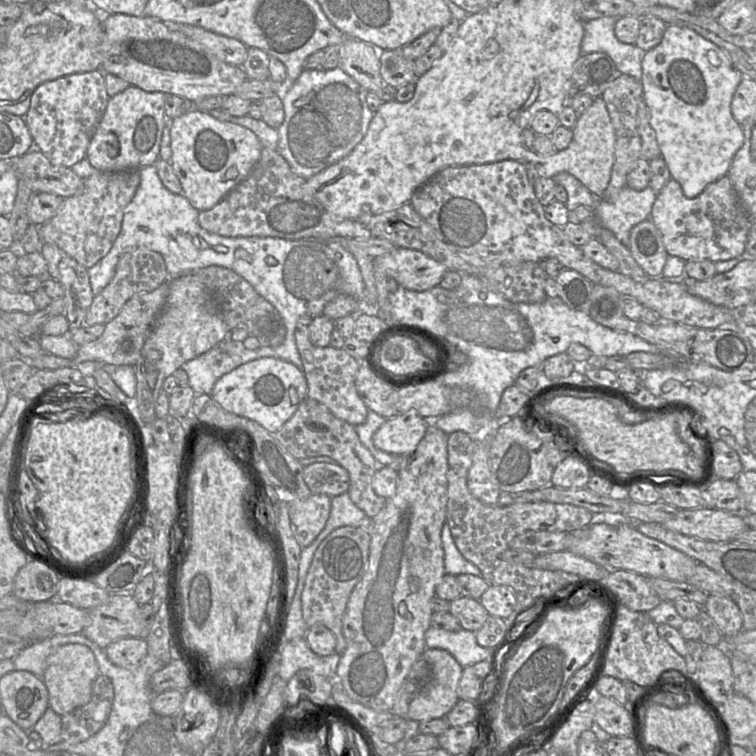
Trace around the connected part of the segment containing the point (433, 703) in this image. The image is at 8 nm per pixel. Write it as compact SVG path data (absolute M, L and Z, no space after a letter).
M426 648L422 658L430 666L429 682L411 700L407 718L418 723L443 718L459 701L462 666L446 650Z

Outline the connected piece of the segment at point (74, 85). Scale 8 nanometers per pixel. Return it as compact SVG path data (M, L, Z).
M102 70L74 73L40 84L32 94L30 108L24 117L37 150L56 165L71 168L80 162L86 157L109 98Z

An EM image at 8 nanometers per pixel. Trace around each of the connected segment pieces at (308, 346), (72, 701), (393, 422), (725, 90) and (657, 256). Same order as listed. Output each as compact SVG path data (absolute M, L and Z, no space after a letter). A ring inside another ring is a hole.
M303 315L299 318L294 337L303 364L303 373L307 381L307 398L314 399L326 406L337 418L357 426L366 420L368 409L359 397L355 380L360 361L350 356L343 348L328 346L315 347L309 340L309 325L314 317Z
M78 643L58 647L47 658L47 668L42 676L48 690L49 707L63 716L86 705L91 700L93 684L99 674L96 658L89 647Z
M398 413L374 433L373 444L383 452L406 456L416 449L427 428L426 420L418 413Z
M667 25L661 42L643 56L641 85L650 124L671 178L680 184L686 198L697 197L710 183L727 175L735 154L744 144L742 126L731 111L733 95L743 77L719 46L696 31L678 25Z
M650 218L631 229L629 250L650 278L662 275L668 254L661 233Z

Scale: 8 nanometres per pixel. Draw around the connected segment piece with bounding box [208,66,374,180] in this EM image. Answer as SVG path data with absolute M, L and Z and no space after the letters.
M339 66L331 70L304 69L284 95L284 121L277 129L268 126L262 119L256 120L248 115L235 117L222 109L211 110L208 113L220 121L238 124L253 131L263 147L276 150L296 175L307 180L347 156L364 138L374 116L366 101L367 94L368 90Z

